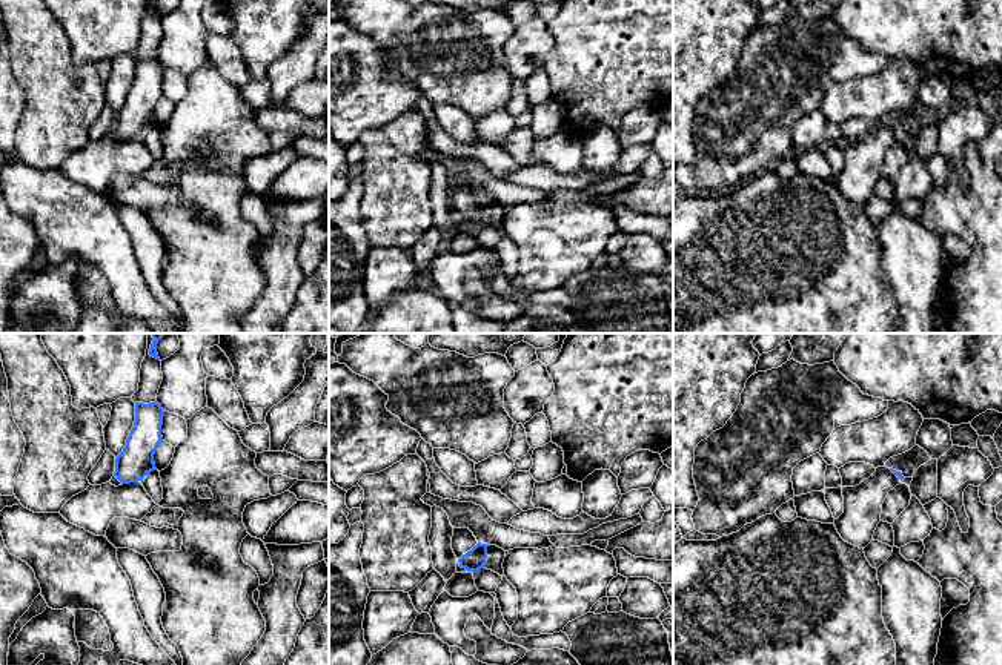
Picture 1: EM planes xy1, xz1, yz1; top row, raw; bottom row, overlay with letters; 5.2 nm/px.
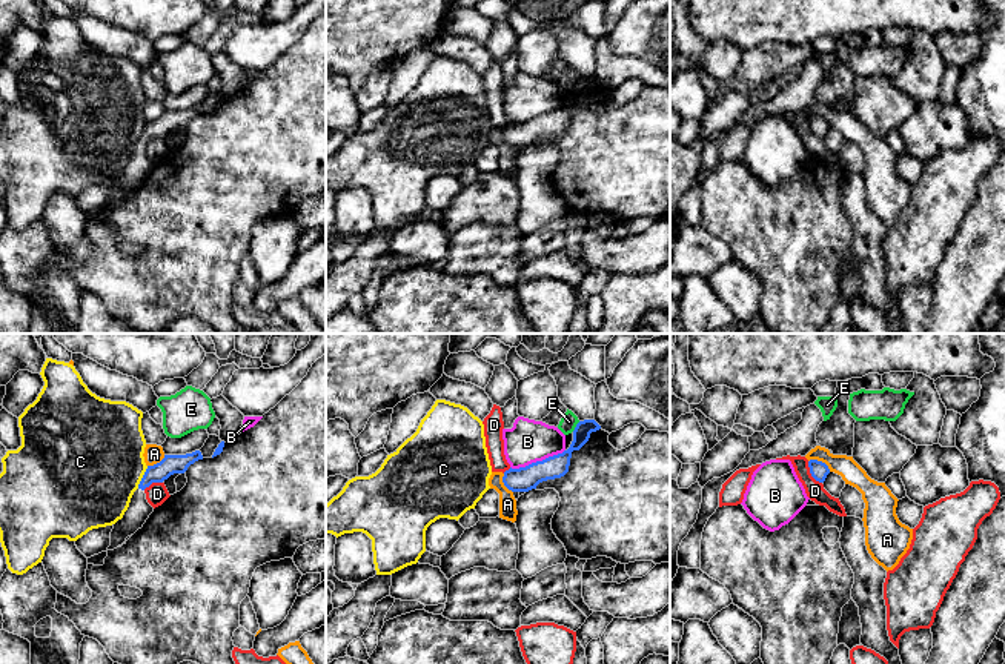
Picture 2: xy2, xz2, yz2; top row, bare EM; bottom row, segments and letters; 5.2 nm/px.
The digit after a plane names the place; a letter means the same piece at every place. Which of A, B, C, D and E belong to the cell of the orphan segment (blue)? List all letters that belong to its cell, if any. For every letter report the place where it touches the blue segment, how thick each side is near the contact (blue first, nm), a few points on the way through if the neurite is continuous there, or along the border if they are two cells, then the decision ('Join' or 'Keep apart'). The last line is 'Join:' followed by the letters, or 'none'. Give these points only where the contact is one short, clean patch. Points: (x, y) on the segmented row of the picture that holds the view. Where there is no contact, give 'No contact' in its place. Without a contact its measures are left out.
A: Touches blue at yz2 (821, 461). Thickness 90 nm (blue) against 110 nm. Boundary: yz2 (809, 460), (821, 460), (830, 471). Keep apart
B: Touches blue at xz2 (537, 461). Thickness 130 nm (blue) against 220 nm. Keep apart
C: Touches blue at xy2 (143, 477). Thickness 100 nm (blue) against 480 nm. Boundary: xy2 (148, 466), (137, 488). Keep apart
D: Touches blue at yz2 (810, 472). Thickness 90 nm (blue) against 100 nm. Boundary: yz2 (807, 461), (809, 472), (821, 483). Keep apart
E: Touches blue at xz2 (577, 426). Thickness 120 nm (blue) against 90 nm. Boundary: xz2 (580, 421), (572, 431). Keep apart
Join: none

